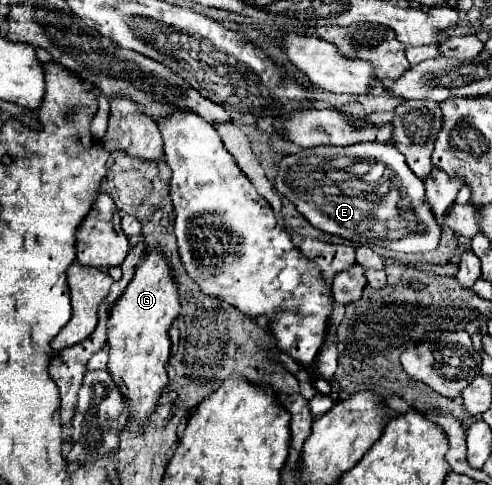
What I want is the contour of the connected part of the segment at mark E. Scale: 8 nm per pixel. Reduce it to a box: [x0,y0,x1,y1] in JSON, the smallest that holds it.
[274,143,440,253]

